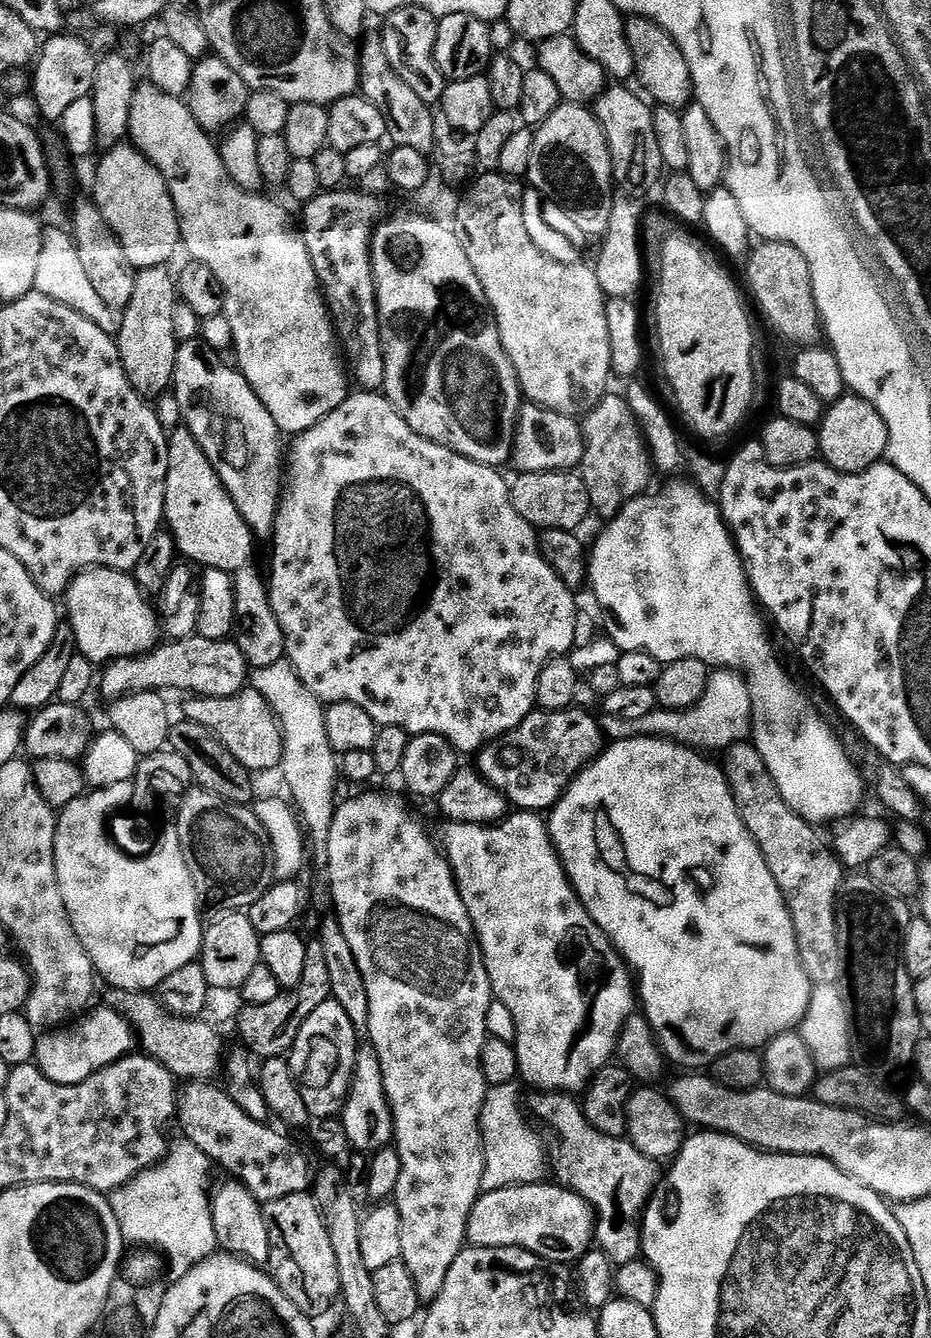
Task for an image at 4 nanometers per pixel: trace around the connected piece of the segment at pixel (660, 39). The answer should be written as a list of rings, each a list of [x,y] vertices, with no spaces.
[[[632,16],[624,27],[624,33],[634,54],[634,76],[637,81],[640,79],[641,86],[645,88],[643,91],[653,101],[656,99],[657,105],[675,110],[687,109],[694,100],[692,75],[678,42],[674,42],[672,35],[658,26],[655,20],[647,20],[644,16]]]

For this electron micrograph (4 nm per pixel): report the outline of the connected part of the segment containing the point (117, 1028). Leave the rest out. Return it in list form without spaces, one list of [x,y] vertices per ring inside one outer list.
[[[100,1006],[72,1023],[43,1031],[36,1039],[35,1063],[51,1081],[74,1085],[106,1065],[116,1063],[133,1049],[132,1044],[134,1046],[134,1033],[128,1020],[110,1007]]]

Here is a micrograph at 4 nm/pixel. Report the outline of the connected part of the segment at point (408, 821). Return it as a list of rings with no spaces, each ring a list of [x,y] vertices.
[[[364,790],[361,796],[352,796],[349,800],[341,799],[336,805],[336,813],[334,814],[334,822],[330,826],[330,842],[328,843],[328,851],[326,859],[328,859],[328,888],[332,891],[332,904],[334,915],[340,921],[342,926],[342,934],[346,934],[346,942],[350,942],[350,950],[354,950],[354,962],[358,962],[358,970],[362,970],[362,982],[366,982],[366,998],[370,998],[370,1022],[368,1023],[367,1039],[370,1038],[370,1047],[378,1054],[378,1062],[382,1066],[382,1082],[386,1090],[386,1098],[388,1104],[392,1108],[392,1131],[394,1133],[394,1147],[398,1158],[402,1162],[402,1174],[398,1174],[398,1186],[394,1193],[394,1203],[398,1214],[402,1214],[402,1254],[400,1259],[404,1265],[410,1270],[410,1278],[414,1278],[414,1286],[418,1286],[418,1294],[421,1301],[431,1302],[438,1298],[438,1294],[442,1290],[442,1286],[446,1286],[446,1274],[450,1274],[450,1266],[454,1266],[454,1258],[458,1258],[458,1254],[466,1247],[468,1239],[468,1219],[470,1218],[470,1210],[474,1210],[476,1199],[482,1194],[480,1187],[482,1186],[482,1174],[484,1173],[484,1143],[480,1137],[480,1111],[484,1105],[484,1095],[488,1092],[488,1085],[484,1083],[484,1075],[482,1074],[482,1066],[480,1059],[482,1058],[482,1046],[488,1039],[488,1027],[486,1026],[486,1010],[490,1010],[492,1001],[492,987],[490,986],[490,978],[486,970],[486,962],[484,955],[480,949],[480,940],[476,937],[476,931],[472,925],[470,914],[466,910],[466,906],[460,897],[460,891],[456,885],[456,875],[452,872],[452,867],[448,864],[448,857],[438,847],[434,841],[428,837],[428,832],[424,829],[424,824],[399,800],[396,796],[387,796],[384,792],[368,792],[372,790]]]

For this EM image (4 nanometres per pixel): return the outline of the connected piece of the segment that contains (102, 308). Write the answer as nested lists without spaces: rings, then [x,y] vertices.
[[[49,226],[43,229],[35,291],[46,294],[46,298],[54,298],[54,302],[62,302],[62,306],[70,306],[70,310],[78,310],[78,314],[90,318],[90,322],[97,324],[106,333],[115,334],[120,330],[120,316],[110,310],[110,306],[106,306],[106,302],[102,302],[102,297],[94,291],[94,285],[82,266],[82,258],[78,258],[71,231],[64,229],[63,232],[60,228]]]

